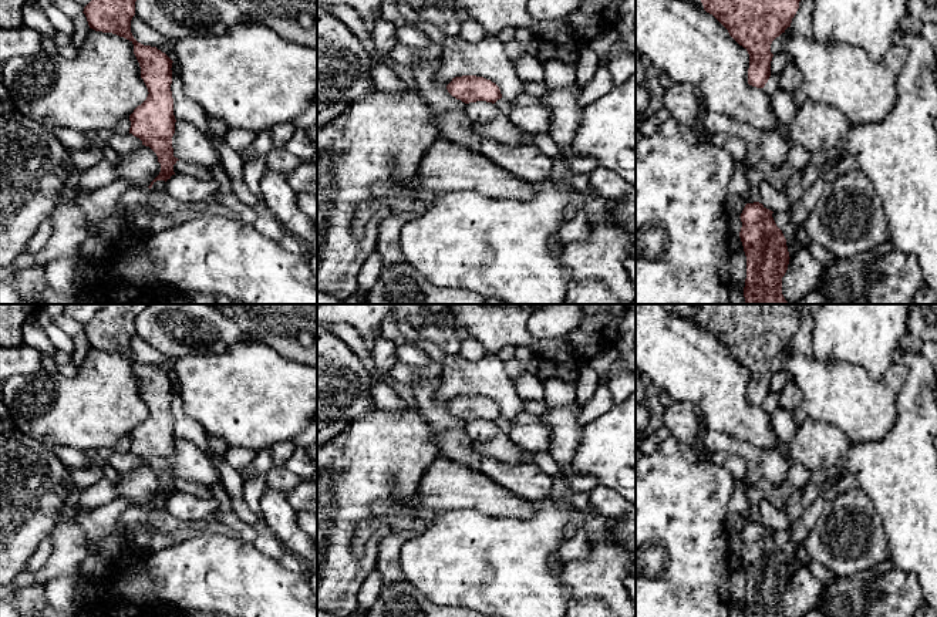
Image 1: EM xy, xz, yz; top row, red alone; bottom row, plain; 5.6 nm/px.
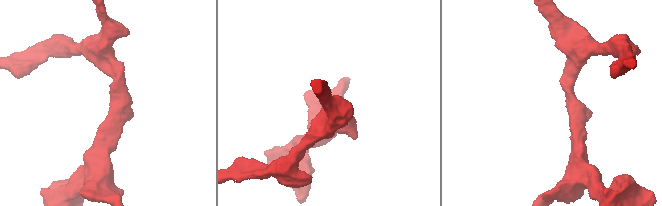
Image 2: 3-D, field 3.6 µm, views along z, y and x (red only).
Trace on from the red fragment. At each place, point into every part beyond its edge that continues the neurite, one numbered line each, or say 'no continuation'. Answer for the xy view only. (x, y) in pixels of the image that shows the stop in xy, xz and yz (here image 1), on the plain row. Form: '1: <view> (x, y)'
no continuation

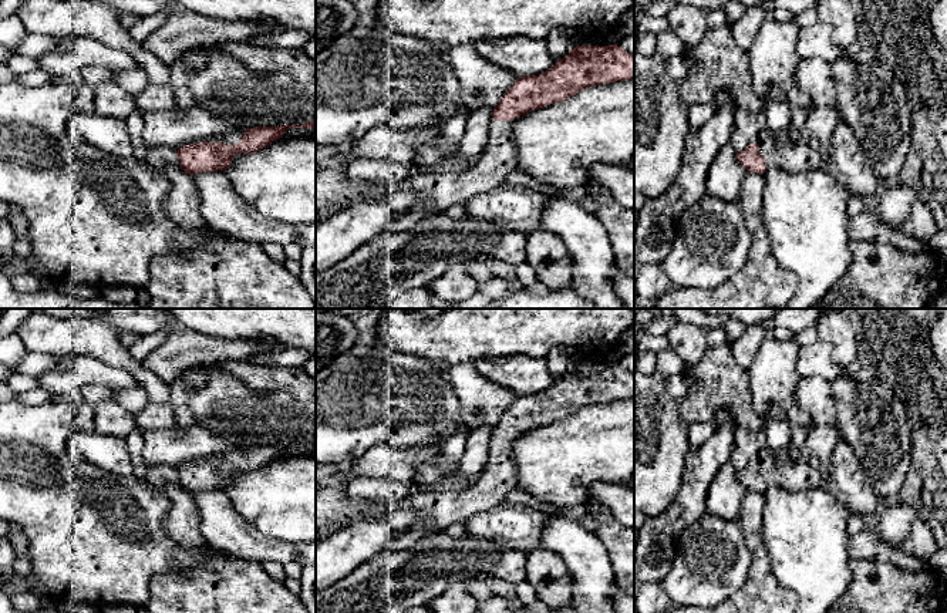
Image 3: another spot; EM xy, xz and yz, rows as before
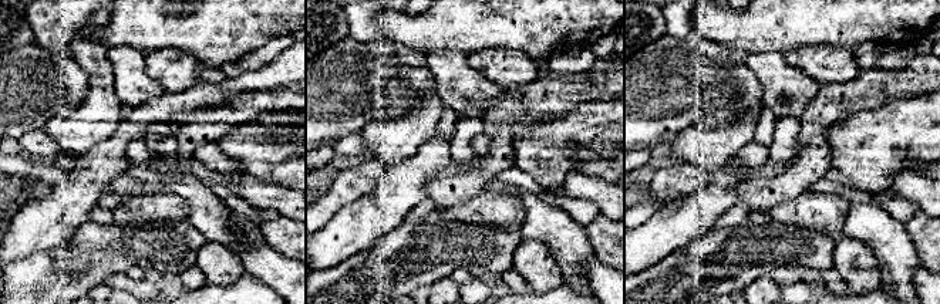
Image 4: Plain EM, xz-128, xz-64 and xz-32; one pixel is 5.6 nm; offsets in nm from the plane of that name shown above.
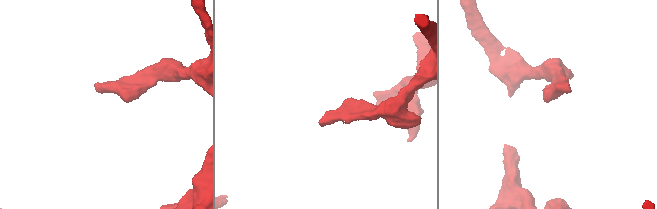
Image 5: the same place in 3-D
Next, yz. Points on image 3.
1: yz (796, 474)

